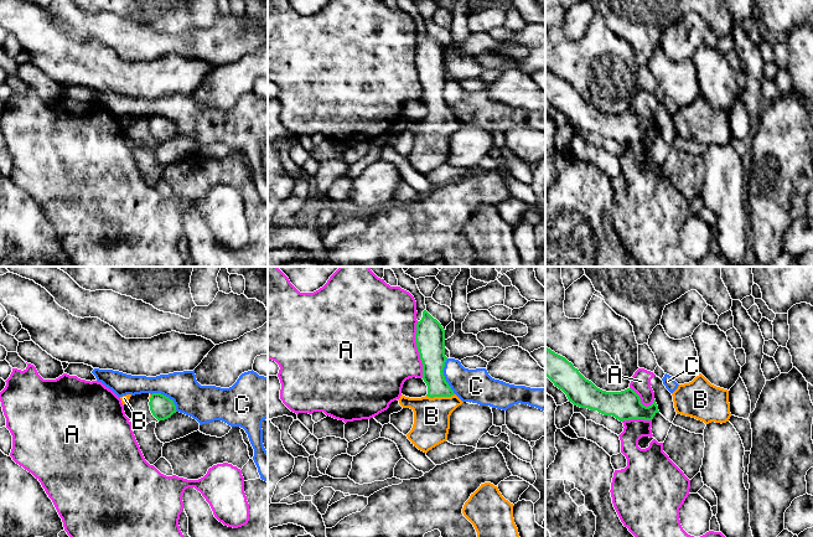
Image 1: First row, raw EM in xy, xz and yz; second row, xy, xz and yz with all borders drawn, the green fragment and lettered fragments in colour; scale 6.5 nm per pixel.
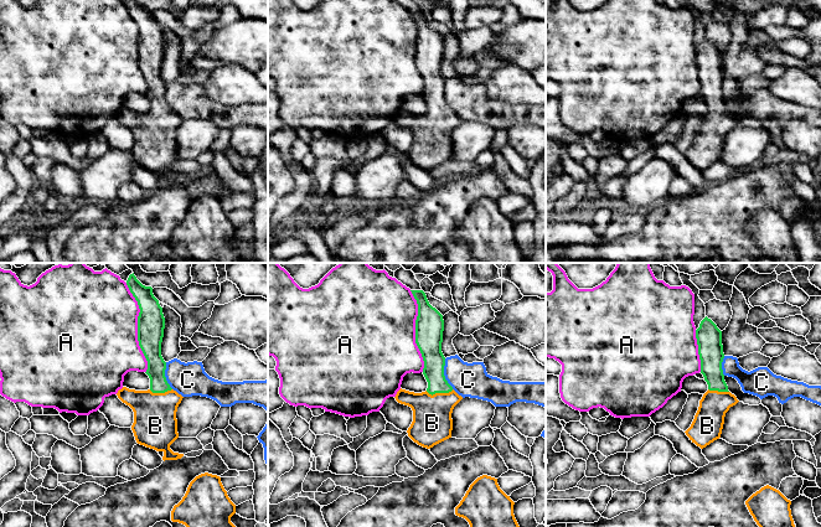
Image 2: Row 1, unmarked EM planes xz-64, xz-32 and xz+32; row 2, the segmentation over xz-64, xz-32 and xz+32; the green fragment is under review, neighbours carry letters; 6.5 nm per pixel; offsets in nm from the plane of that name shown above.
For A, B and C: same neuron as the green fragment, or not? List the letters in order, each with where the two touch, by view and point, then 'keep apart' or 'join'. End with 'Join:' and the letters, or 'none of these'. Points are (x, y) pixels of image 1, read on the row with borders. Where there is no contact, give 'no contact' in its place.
A: contact xz (418, 350); keep apart
B: contact xz (440, 396); join
C: contact xz (444, 376); keep apart
Join: B

